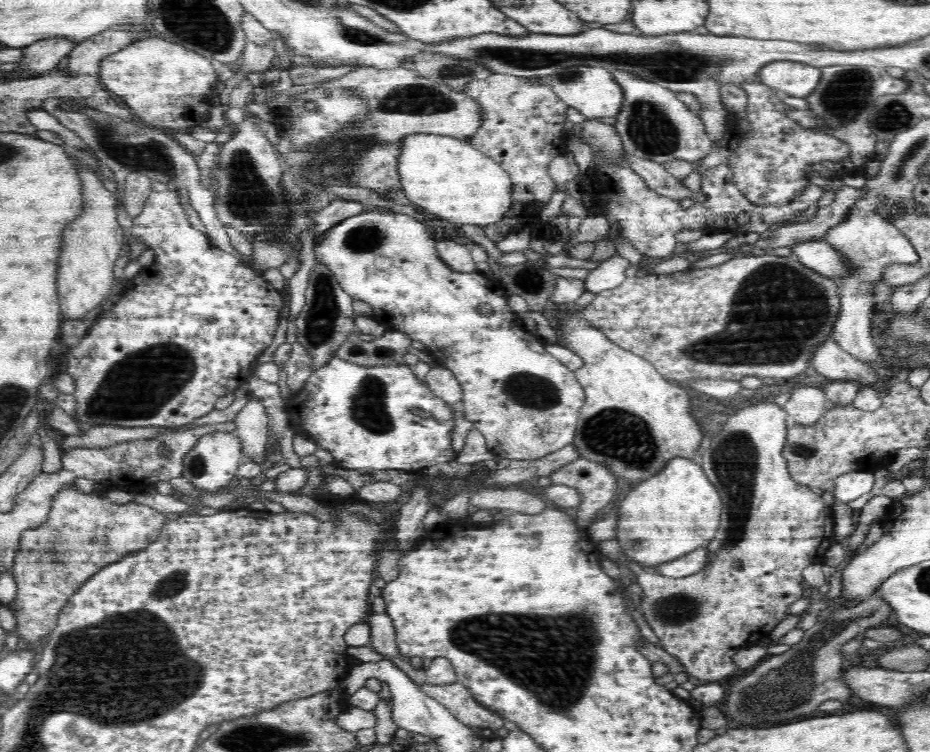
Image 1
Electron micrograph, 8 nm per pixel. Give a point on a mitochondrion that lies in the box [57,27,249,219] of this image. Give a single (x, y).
(155, 156)

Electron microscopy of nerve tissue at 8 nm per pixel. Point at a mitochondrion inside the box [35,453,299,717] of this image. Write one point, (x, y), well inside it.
(55, 555)

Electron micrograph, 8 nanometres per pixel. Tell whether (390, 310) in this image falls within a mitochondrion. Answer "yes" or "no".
no

